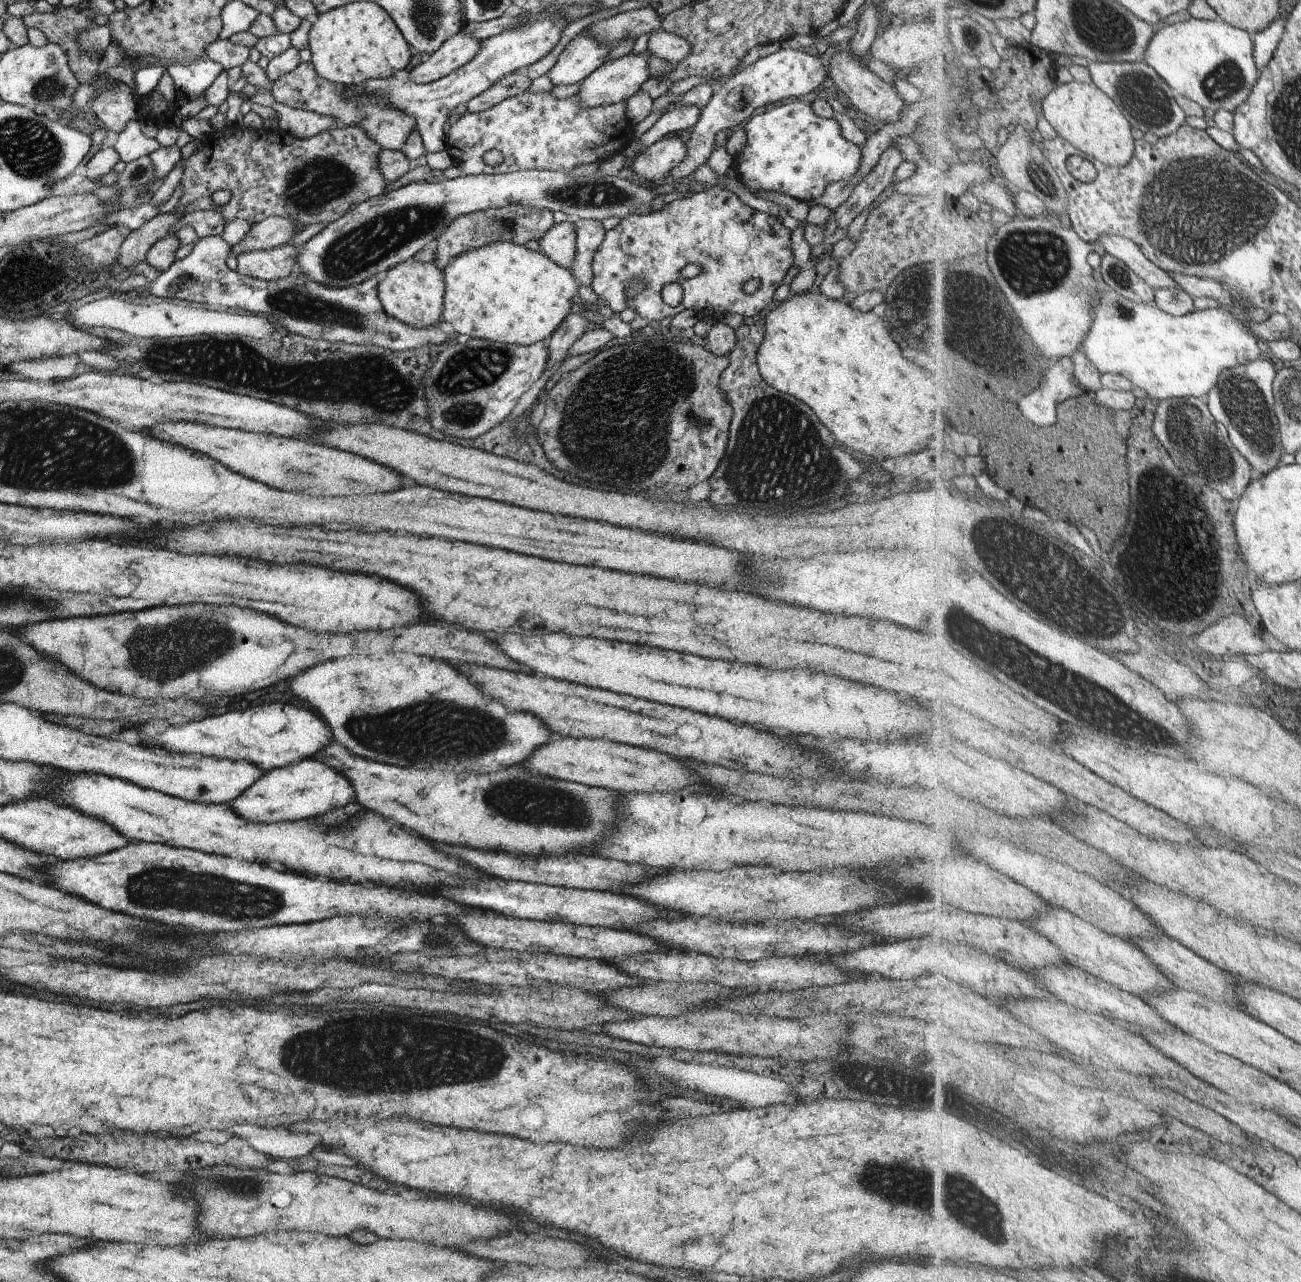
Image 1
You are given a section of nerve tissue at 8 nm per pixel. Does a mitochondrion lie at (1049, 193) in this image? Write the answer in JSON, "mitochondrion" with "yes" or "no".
{"mitochondrion":"yes"}

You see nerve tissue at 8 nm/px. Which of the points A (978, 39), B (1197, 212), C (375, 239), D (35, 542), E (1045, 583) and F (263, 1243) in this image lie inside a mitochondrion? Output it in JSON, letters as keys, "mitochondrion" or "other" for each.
{"A":"mitochondrion","B":"mitochondrion","C":"mitochondrion","D":"other","E":"mitochondrion","F":"other"}

